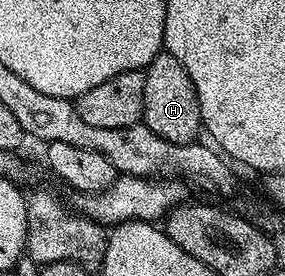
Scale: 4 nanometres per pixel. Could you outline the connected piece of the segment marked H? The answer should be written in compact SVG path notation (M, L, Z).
M165 51L157 53L152 63L146 66L144 79L144 111L142 121L160 139L168 139L168 143L188 145L199 140L198 133L203 132L200 103L196 95L196 87L184 71L180 59L176 59Z

